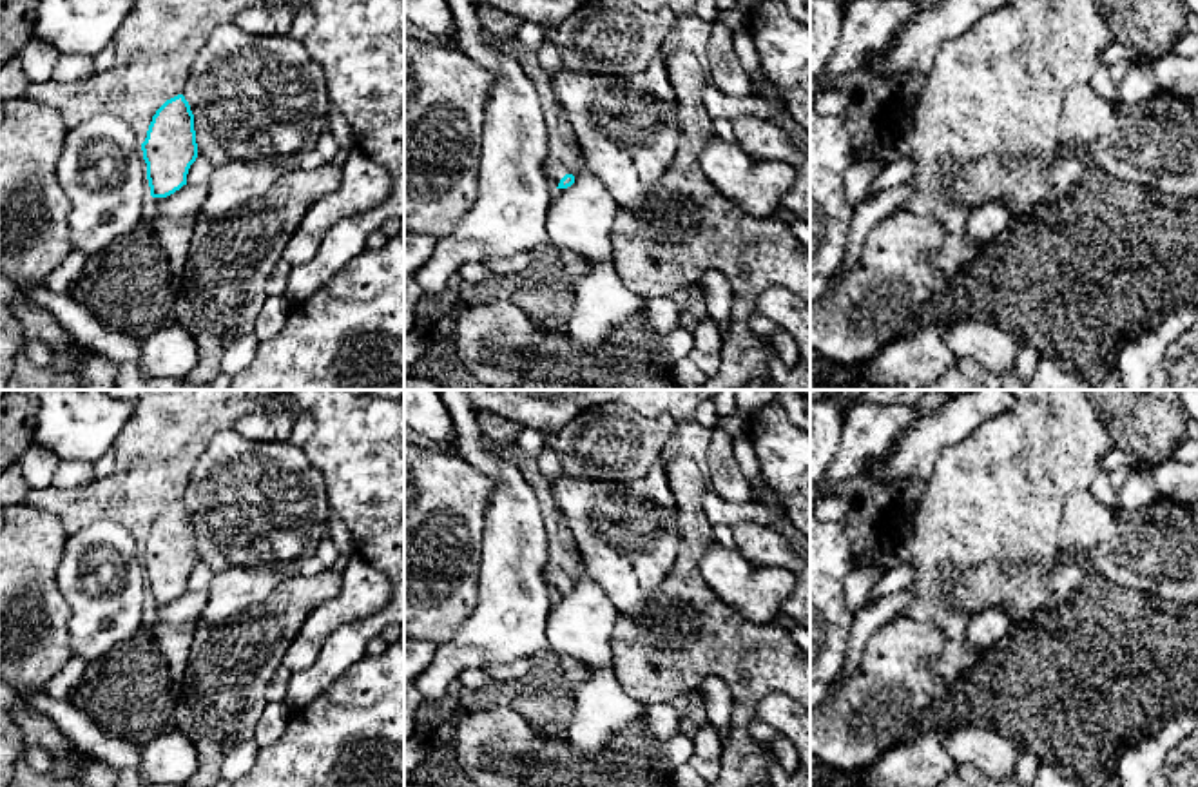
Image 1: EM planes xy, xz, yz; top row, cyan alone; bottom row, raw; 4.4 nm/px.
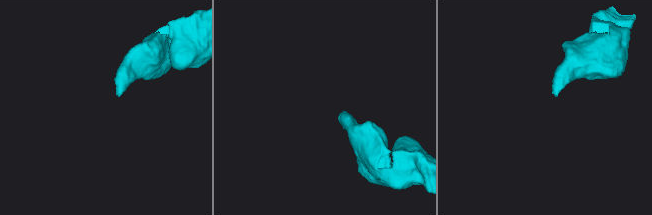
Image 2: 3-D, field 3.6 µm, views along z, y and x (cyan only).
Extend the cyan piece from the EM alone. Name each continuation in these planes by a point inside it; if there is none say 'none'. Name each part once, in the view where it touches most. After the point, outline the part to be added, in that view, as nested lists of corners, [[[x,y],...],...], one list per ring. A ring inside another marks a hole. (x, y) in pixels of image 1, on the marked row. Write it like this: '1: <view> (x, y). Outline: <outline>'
1: xz (555, 171). Outline: [[[547,158],[544,170],[555,189],[558,187],[560,180],[565,174],[569,174],[569,170],[558,160],[553,160],[553,158]]]

